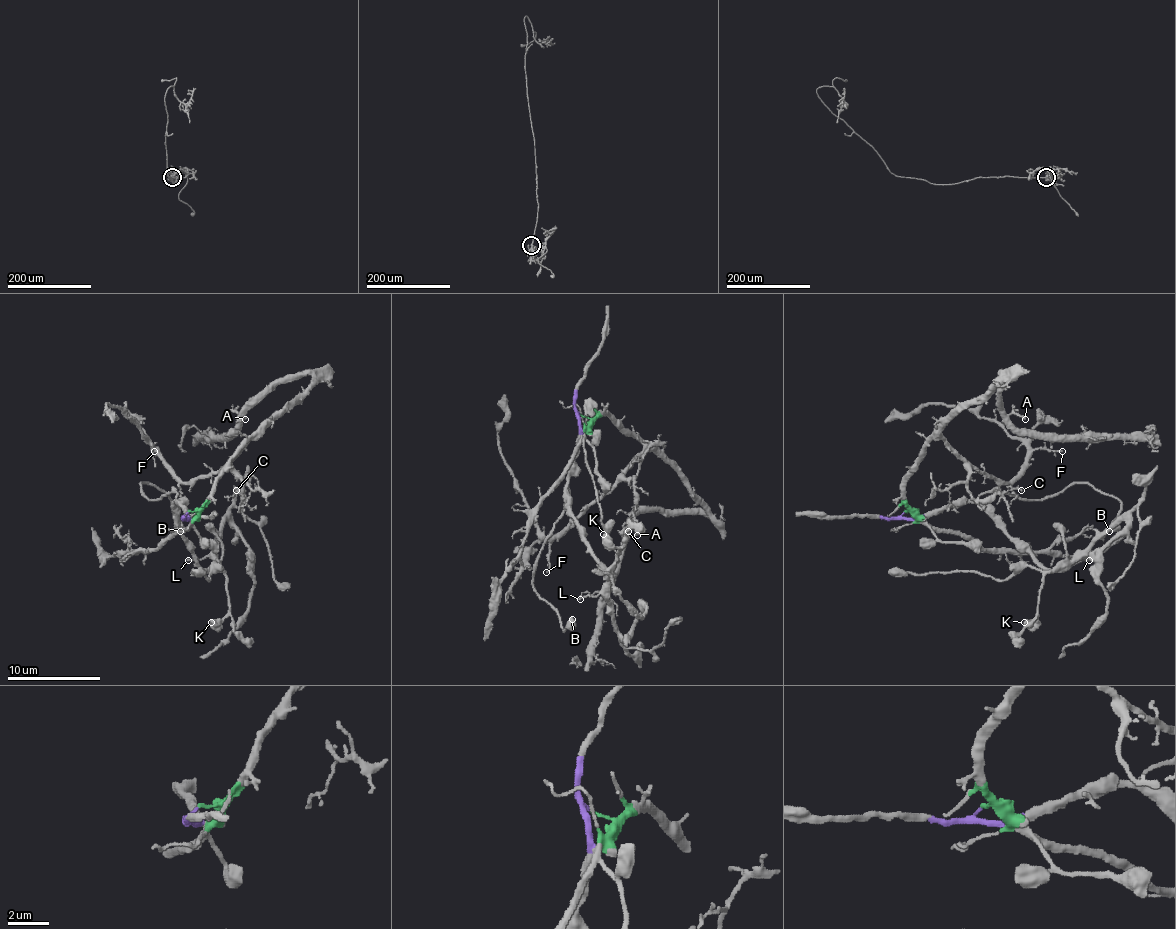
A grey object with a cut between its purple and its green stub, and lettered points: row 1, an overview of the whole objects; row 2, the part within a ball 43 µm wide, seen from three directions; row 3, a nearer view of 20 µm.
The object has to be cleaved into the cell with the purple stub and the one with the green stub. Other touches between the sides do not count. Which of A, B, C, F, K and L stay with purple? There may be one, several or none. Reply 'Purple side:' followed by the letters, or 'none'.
Purple side: B, K, L

